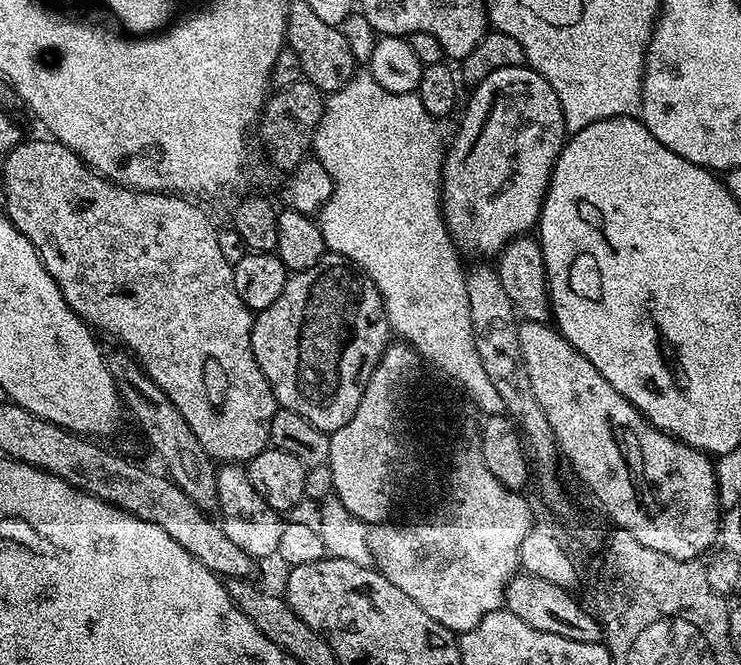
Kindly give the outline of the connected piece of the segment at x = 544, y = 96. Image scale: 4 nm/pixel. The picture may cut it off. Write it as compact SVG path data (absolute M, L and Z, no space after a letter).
M533 68L494 70L471 92L456 137L444 153L440 202L457 249L476 256L472 258L492 258L515 236L529 235L539 225L552 167L566 143L566 129L554 86Z

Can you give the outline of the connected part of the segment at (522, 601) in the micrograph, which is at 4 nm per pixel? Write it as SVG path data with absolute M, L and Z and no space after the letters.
M517 574L504 591L504 608L514 618L522 618L526 626L534 626L534 630L542 630L546 634L558 634L562 638L570 638L574 642L601 643L602 629L599 620L591 611L588 612L572 597L573 593L566 588L559 588L541 578Z

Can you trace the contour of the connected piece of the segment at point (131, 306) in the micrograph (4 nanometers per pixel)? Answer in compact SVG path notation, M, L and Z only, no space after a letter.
M51 138L43 139L44 140L25 139L3 157L5 208L3 208L3 211L6 213L8 219L11 220L15 228L18 229L18 231L23 234L23 236L25 236L26 239L29 240L36 248L36 253L38 253L38 255L42 258L42 262L46 266L46 270L50 274L50 278L54 278L54 282L62 290L62 294L66 298L66 302L75 310L77 316L82 317L84 323L95 329L97 333L105 332L106 335L113 336L116 340L124 340L125 345L123 344L123 347L127 349L129 353L135 355L136 359L139 360L140 367L143 368L144 373L146 373L146 375L164 391L166 398L170 398L170 402L174 402L174 406L178 410L178 414L182 414L182 418L186 418L186 423L190 426L190 430L194 430L194 438L198 438L198 442L202 442L202 450L206 450L206 454L212 457L213 461L243 465L245 462L253 460L255 456L264 451L265 448L269 447L270 441L268 439L268 435L270 434L270 422L274 418L278 405L276 403L276 395L272 393L270 382L262 374L262 370L258 366L258 362L252 353L252 321L254 319L254 313L251 308L245 306L242 302L242 298L238 298L238 290L234 290L234 274L232 273L233 264L226 262L226 258L222 258L222 250L218 246L218 238L216 237L216 233L218 231L217 225L212 225L211 218L208 217L198 205L196 205L199 203L193 202L191 199L185 198L179 194L135 192L132 187L122 188L118 184L113 184L111 180L104 179L104 177L97 174L93 168L89 168L88 165L85 164L84 159L78 158L77 152L70 150L67 144L59 144L58 141Z

